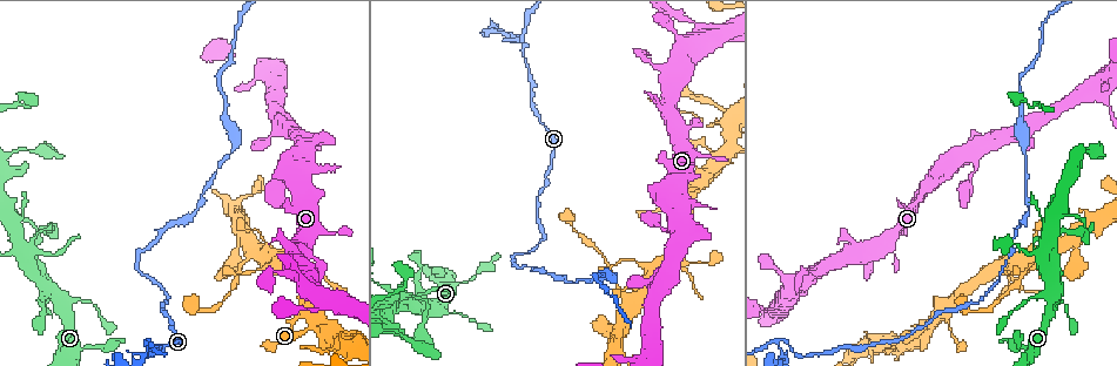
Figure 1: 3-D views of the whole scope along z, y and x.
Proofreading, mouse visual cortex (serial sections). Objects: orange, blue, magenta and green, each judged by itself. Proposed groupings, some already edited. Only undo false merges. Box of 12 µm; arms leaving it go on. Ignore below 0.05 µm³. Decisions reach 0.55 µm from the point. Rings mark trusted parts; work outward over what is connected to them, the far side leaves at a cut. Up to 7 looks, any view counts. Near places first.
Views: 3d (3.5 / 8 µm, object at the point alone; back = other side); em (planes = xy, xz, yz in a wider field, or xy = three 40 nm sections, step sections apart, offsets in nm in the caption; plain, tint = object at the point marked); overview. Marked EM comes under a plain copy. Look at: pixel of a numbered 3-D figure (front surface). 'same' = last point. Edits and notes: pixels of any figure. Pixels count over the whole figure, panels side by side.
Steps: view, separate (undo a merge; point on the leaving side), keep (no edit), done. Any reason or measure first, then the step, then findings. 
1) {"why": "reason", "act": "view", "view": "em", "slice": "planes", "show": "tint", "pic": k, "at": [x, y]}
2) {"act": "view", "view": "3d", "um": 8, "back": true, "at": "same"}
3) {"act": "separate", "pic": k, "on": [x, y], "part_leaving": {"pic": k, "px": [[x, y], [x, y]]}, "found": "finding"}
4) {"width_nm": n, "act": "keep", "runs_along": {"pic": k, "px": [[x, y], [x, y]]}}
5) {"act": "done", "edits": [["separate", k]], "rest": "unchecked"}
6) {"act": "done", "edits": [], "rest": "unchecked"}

{"why": "three-way junction", "act": "view", "view": "3d", "um": 3.5, "pic": 1, "at": [151, 340]}

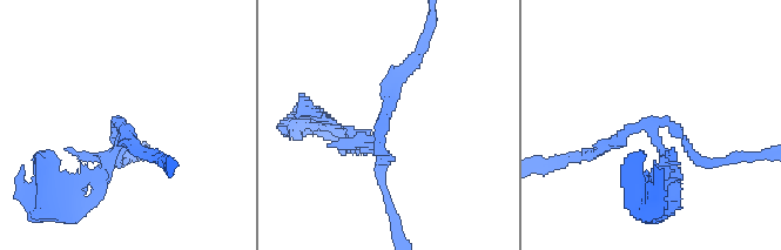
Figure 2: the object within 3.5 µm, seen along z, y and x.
{"act": "view", "view": "em", "slice": "planes", "show": "tint", "pic": 2, "at": [125, 126]}

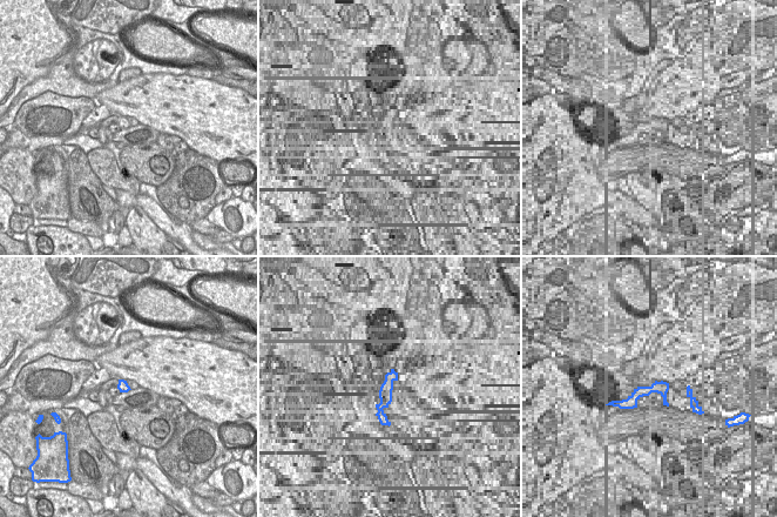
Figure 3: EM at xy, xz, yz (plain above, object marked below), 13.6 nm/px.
{"act": "keep", "runs_along": {"pic": 2, "px": [[382, 178], [385, 124], [361, 142]]}, "found": "all the same cell"}

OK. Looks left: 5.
{"why": "sharp bend", "act": "view", "view": "3d", "um": 8, "pic": 1, "at": [629, 297]}

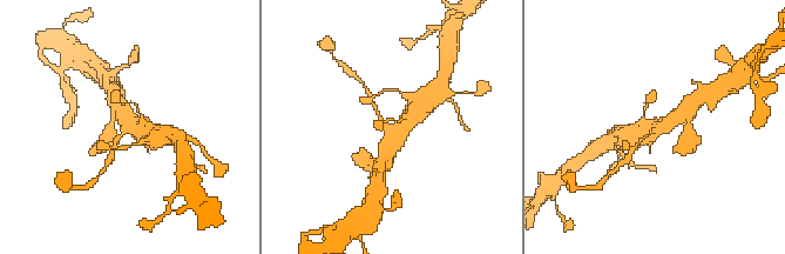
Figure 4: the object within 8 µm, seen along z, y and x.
{"why": "need the tissue", "act": "view", "view": "em", "slice": "xy", "step": 1, "show": "tint", "pic": 4, "at": [391, 126]}

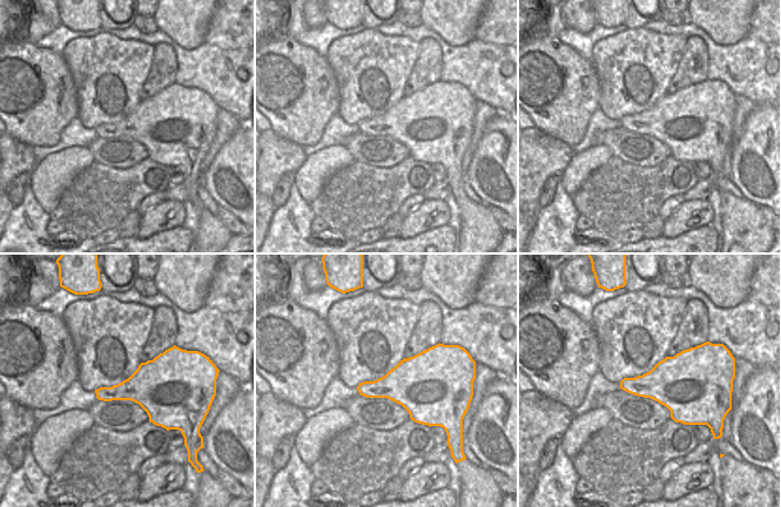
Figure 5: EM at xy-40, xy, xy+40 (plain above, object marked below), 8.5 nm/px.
{"width_nm": 440, "act": "keep", "runs_along": {"pic": 4, "px": [[421, 105], [403, 126], [387, 155]]}, "found": "continuous, no second cell"}

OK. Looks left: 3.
{"why": "abrupt turn", "act": "view", "view": "3d", "um": 3.5, "pic": 1, "at": [294, 318]}

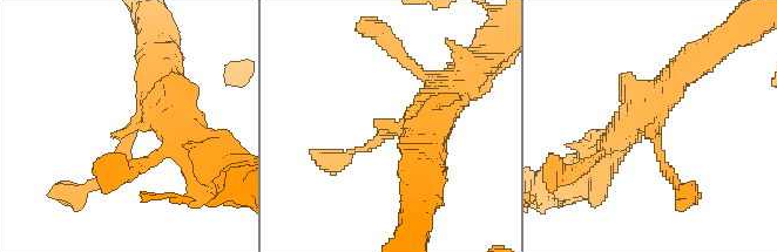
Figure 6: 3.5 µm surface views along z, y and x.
{"act": "view", "view": "em", "slice": "xy", "step": 2, "show": "tint", "pic": 6, "at": [135, 125]}

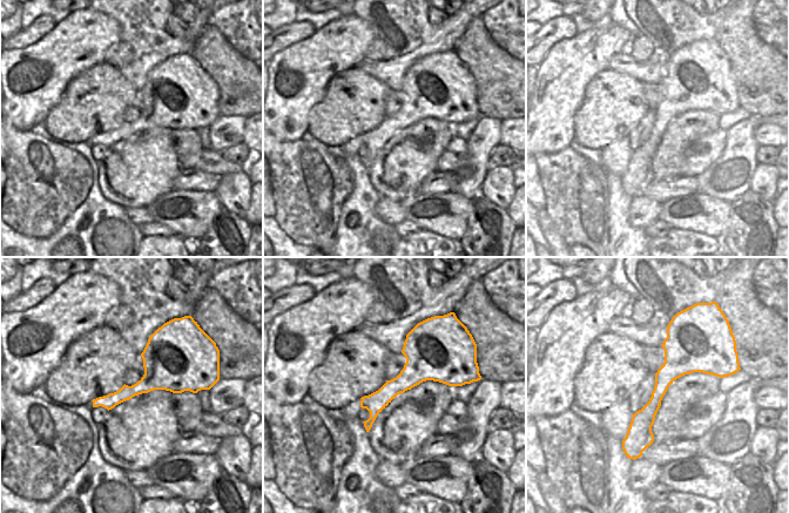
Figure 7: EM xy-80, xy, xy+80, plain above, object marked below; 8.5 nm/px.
{"act": "keep", "runs_along": {"pic": 7, "px": [[669, 329], [641, 447]]}, "found": "one cell here"}

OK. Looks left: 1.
{"act": "done", "edits": [], "rest": "unchecked"}

